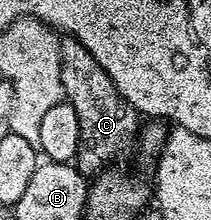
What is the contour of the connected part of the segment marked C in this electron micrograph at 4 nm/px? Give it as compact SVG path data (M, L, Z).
M68 35L60 42L60 78L64 88L64 97L69 105L74 107L74 115L78 115L78 151L74 164L85 178L92 179L103 174L111 161L116 161L128 148L133 148L138 137L138 114L134 106L126 103L114 87L114 79L98 67L98 59L82 47L75 37Z

